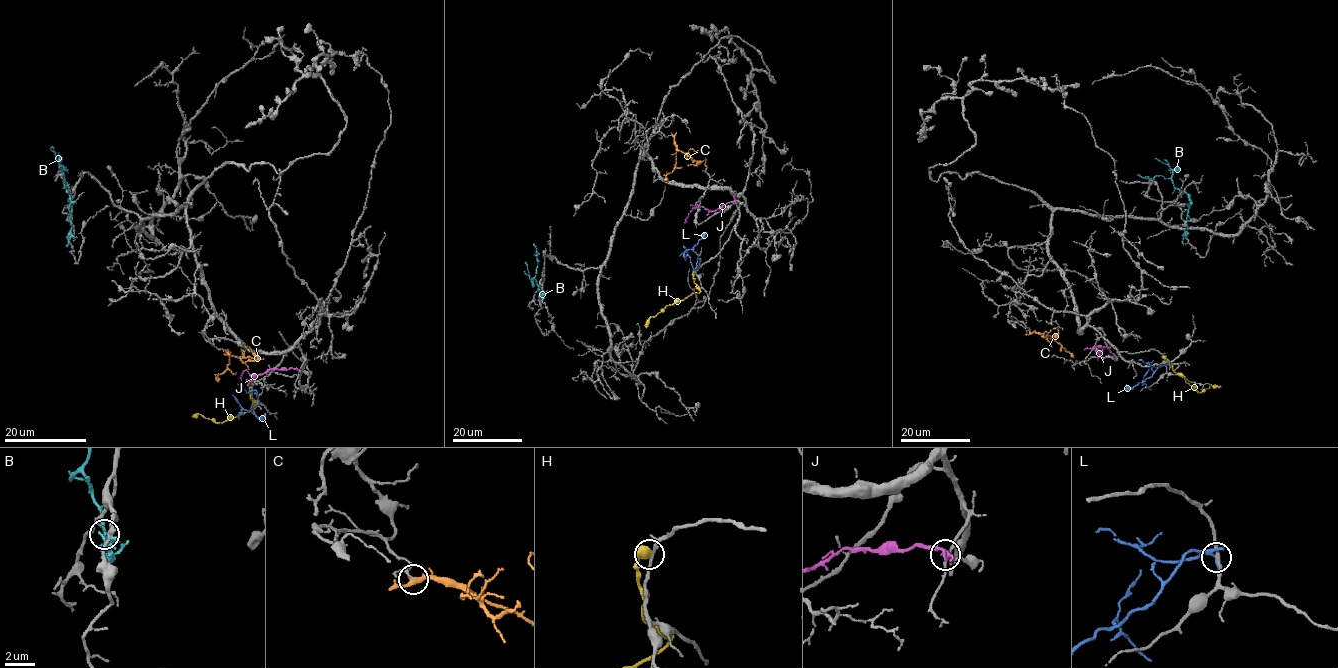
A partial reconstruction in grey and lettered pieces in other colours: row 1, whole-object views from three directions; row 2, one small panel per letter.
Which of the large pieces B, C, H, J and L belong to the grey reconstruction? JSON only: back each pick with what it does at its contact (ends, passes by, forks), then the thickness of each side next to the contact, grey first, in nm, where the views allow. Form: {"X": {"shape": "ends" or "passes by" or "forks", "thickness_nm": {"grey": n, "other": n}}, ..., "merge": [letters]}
{"merge": []}

